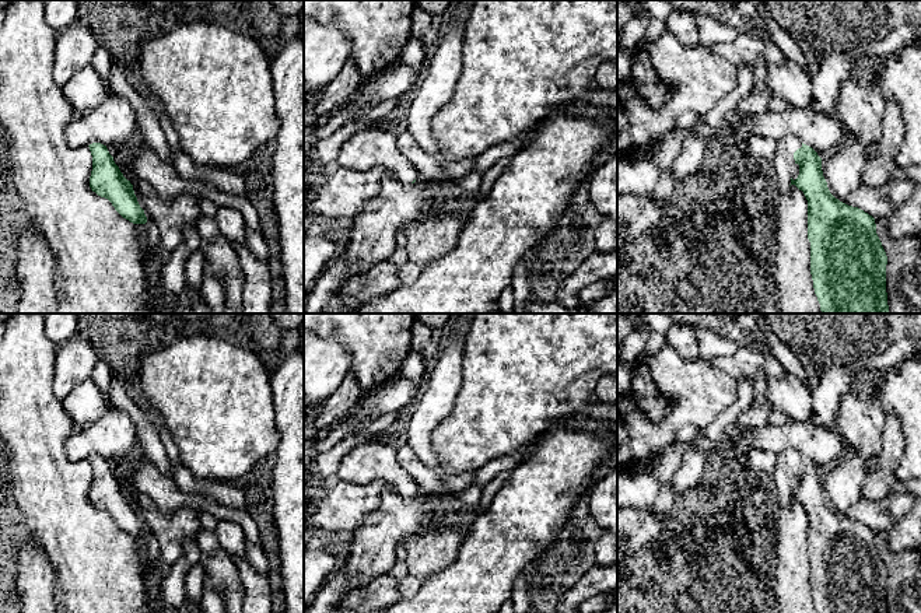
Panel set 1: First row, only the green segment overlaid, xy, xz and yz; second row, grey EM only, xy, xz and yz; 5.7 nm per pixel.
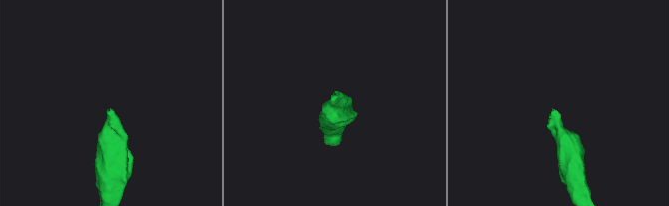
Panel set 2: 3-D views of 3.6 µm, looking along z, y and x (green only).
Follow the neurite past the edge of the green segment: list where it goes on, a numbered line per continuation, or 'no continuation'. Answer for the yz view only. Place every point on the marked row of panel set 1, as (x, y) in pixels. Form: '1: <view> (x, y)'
1: yz (783, 161)

